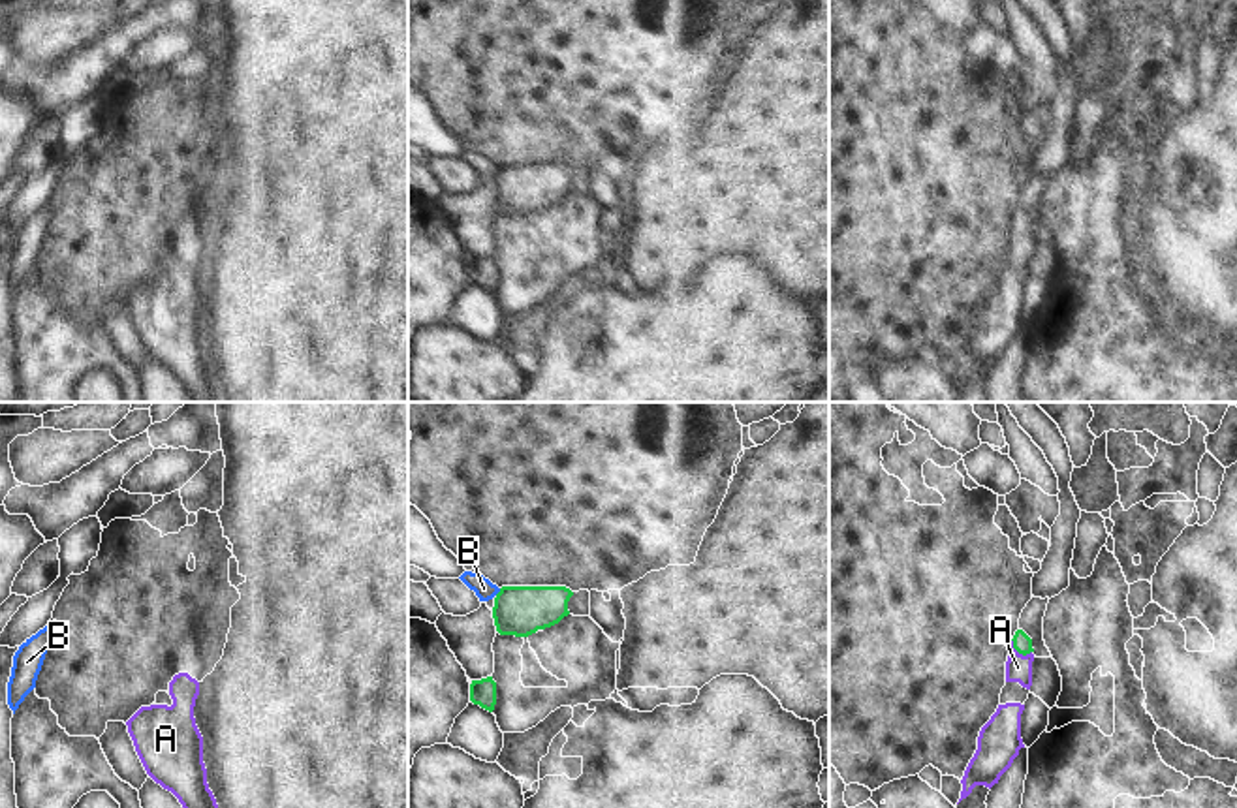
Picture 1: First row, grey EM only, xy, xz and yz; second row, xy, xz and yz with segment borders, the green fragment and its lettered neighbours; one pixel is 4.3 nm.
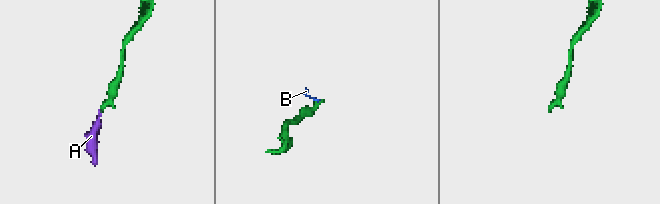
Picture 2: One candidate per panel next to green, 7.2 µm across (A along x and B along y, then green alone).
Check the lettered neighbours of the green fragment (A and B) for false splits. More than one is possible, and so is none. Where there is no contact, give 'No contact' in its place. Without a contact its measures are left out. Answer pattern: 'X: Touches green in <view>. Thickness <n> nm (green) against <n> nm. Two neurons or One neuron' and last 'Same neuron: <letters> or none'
A: Touches green in yz. Thickness 80 nm (green) against 110 nm. One neuron
B: Touches green in xz. Thickness 220 nm (green) against 90 nm. Two neurons
Same neuron: A

